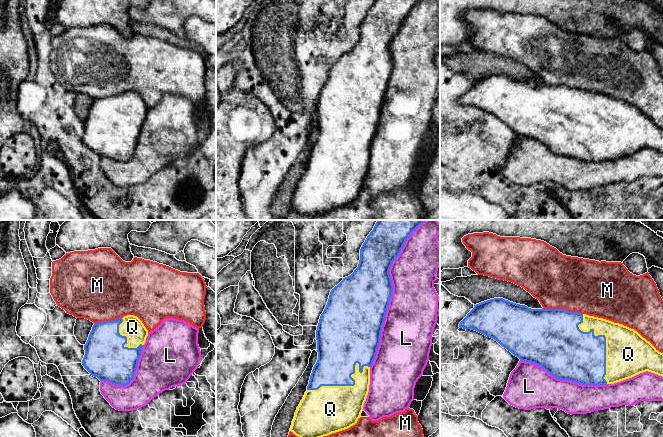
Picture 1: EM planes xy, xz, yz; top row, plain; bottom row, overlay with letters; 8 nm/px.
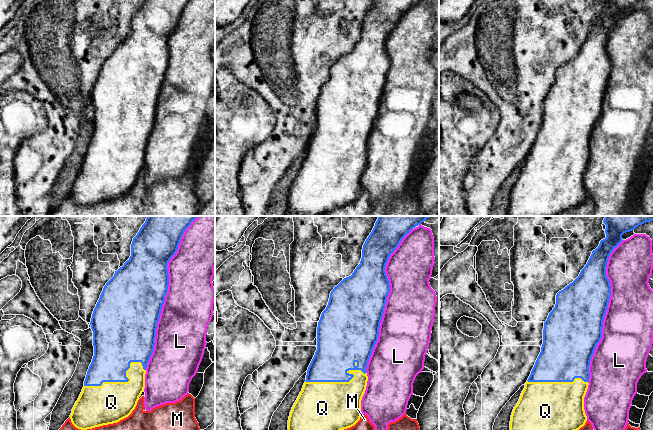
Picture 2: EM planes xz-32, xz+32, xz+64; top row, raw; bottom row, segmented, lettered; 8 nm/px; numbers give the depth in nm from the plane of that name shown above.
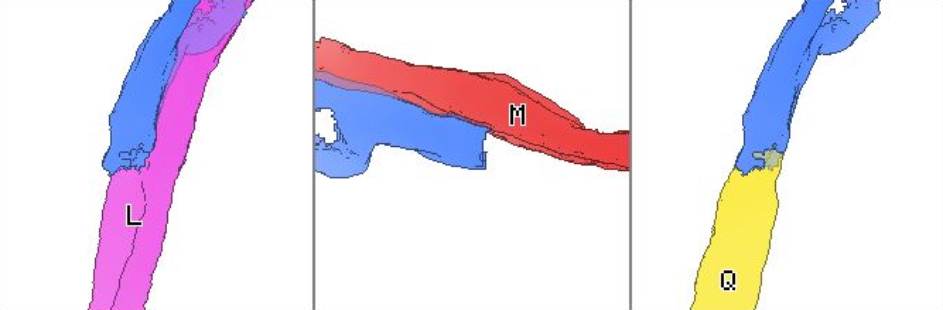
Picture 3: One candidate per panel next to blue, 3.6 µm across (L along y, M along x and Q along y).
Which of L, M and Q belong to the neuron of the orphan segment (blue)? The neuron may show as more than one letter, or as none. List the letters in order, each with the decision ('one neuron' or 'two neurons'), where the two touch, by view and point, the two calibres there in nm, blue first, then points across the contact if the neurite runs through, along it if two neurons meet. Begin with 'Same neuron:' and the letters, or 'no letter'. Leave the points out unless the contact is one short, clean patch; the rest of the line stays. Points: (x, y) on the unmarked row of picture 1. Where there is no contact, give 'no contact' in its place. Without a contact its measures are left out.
Same neuron: Q
L: two neurons; meets blue in xz at (391, 71); 440 nm thick on the blue side, 400 nm on the other
M: two neurons; meets blue in yz at (563, 85); 460 nm thick on the blue side, 440 nm on the other
Q: one neuron; meets blue in yz at (605, 115); 400 nm thick on the blue side, 360 nm on the other

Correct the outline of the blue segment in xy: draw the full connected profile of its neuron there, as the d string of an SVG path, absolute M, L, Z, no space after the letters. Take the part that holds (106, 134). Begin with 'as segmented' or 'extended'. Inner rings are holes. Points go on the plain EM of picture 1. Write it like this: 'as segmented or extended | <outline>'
extended | M134 91L94 99L82 141L100 157L128 161L134 154L148 106Z

